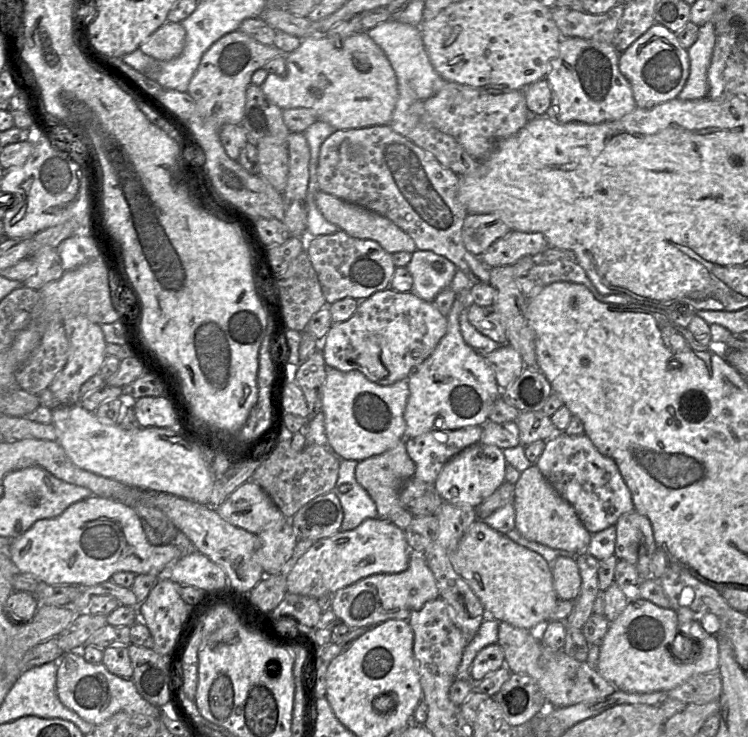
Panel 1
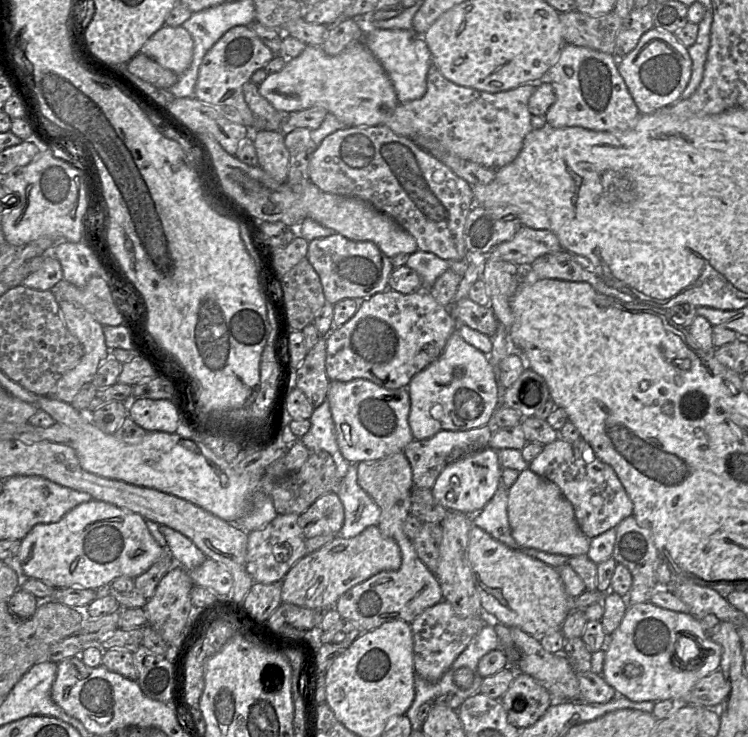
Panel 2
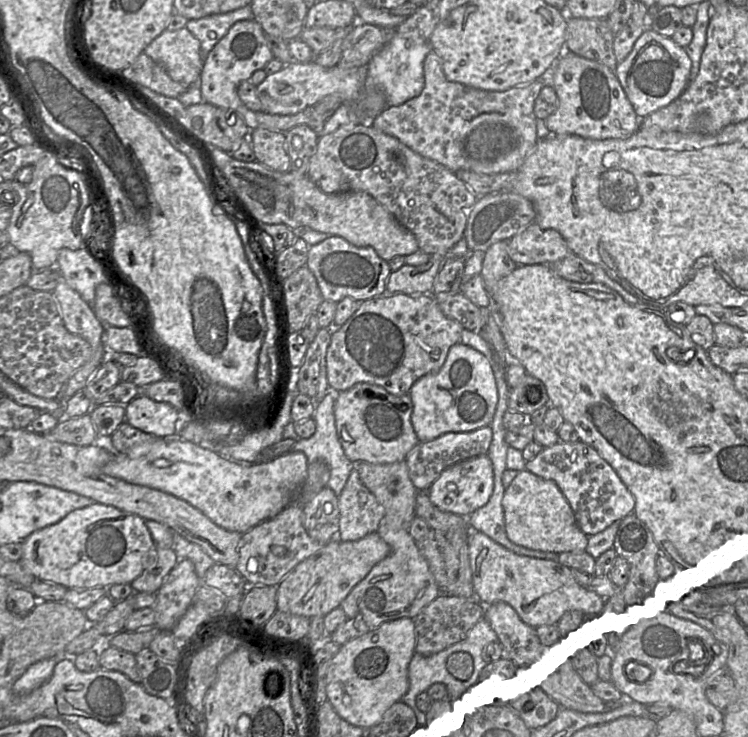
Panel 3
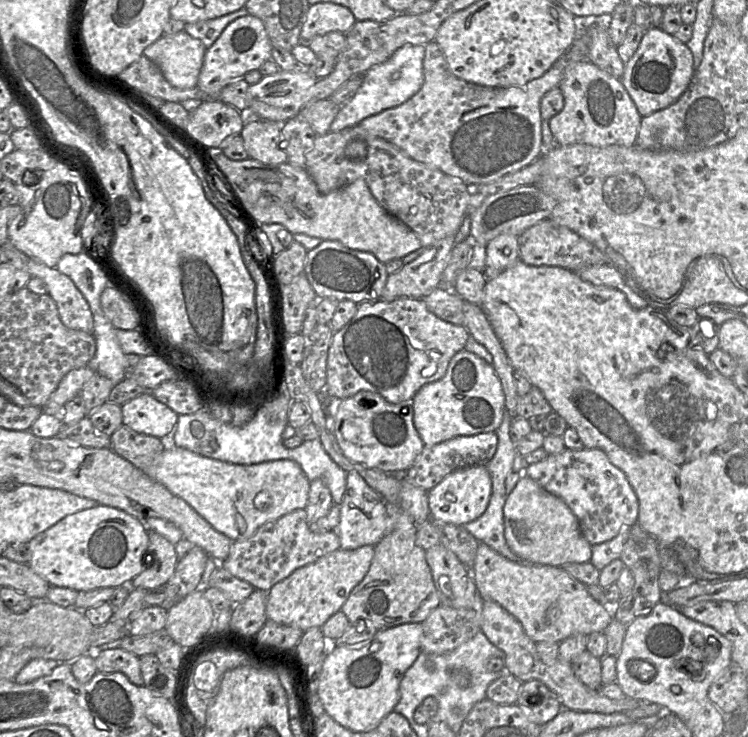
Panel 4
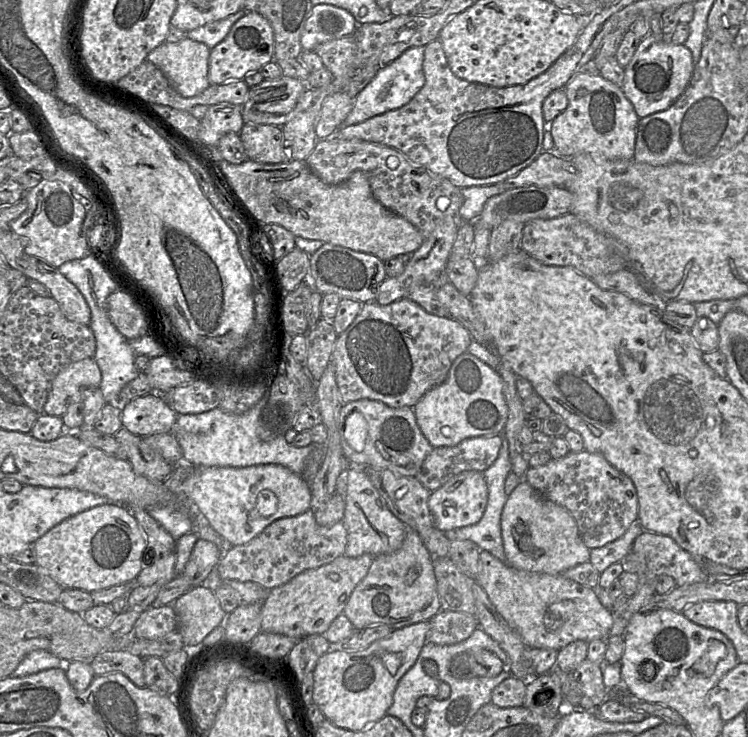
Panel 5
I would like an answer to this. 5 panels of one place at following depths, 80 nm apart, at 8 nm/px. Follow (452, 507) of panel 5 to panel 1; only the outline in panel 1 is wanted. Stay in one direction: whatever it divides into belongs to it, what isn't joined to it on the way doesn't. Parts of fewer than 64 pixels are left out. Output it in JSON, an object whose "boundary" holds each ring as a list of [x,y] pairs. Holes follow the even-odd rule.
{"boundary":[[[479,442],[450,459],[444,465],[434,485],[444,501],[476,508],[503,484],[506,465],[502,449]]]}

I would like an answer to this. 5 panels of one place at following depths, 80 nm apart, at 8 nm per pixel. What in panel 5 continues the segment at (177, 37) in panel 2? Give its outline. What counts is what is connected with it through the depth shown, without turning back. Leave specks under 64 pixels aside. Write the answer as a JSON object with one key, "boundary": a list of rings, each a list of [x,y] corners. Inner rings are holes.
{"boundary":[[[186,37],[175,43],[163,42],[146,59],[163,72],[175,91],[190,98],[210,86],[210,51],[206,44]]]}

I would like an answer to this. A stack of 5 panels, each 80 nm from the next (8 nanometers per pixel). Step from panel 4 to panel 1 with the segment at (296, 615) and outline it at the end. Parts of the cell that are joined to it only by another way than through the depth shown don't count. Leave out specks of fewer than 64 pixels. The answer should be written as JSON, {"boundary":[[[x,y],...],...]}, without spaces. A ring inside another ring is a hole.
{"boundary":[[[368,518],[353,530],[340,530],[314,542],[303,556],[285,570],[287,592],[318,599],[374,574],[403,572],[409,566],[411,553],[404,530],[389,519]]]}

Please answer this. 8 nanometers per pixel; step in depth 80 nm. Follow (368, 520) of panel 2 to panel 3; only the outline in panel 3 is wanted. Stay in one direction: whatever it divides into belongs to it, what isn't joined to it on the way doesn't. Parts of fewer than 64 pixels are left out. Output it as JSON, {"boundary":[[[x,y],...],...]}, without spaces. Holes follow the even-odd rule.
{"boundary":[[[353,469],[338,496],[339,531],[335,539],[356,541],[376,532],[384,516],[384,507],[363,485]]]}

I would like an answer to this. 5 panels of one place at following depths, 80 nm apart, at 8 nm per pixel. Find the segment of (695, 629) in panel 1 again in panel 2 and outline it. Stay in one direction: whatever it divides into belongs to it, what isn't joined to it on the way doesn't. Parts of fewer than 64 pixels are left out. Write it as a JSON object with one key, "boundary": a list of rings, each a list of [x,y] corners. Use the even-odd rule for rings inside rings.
{"boundary":[[[650,601],[629,604],[619,626],[612,632],[603,649],[605,651],[602,677],[612,686],[618,695],[624,696],[634,702],[671,699],[678,703],[684,703],[688,693],[702,678],[720,669],[722,647],[715,642],[705,631],[699,619],[690,613],[677,612],[654,605]],[[691,635],[696,639],[702,649],[702,656],[696,664],[688,665],[676,663],[675,644],[679,636]]]}

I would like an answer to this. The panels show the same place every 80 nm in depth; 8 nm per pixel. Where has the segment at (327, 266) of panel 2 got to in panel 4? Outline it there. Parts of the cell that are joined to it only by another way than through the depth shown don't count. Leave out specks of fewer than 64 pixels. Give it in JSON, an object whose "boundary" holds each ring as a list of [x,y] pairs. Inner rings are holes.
{"boundary":[[[323,240],[307,252],[304,274],[318,299],[351,300],[357,304],[381,299],[388,278],[385,264],[372,253],[349,249],[336,240]]]}

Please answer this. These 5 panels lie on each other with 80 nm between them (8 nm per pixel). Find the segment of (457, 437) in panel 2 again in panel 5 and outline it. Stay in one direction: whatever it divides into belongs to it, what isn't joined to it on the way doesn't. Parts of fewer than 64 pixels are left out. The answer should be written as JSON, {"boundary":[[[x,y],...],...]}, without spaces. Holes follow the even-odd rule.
{"boundary":[[[477,436],[467,438],[451,447],[433,447],[425,458],[415,478],[429,491],[433,492],[455,475],[465,471],[483,472],[496,460],[503,443],[503,436]]]}

